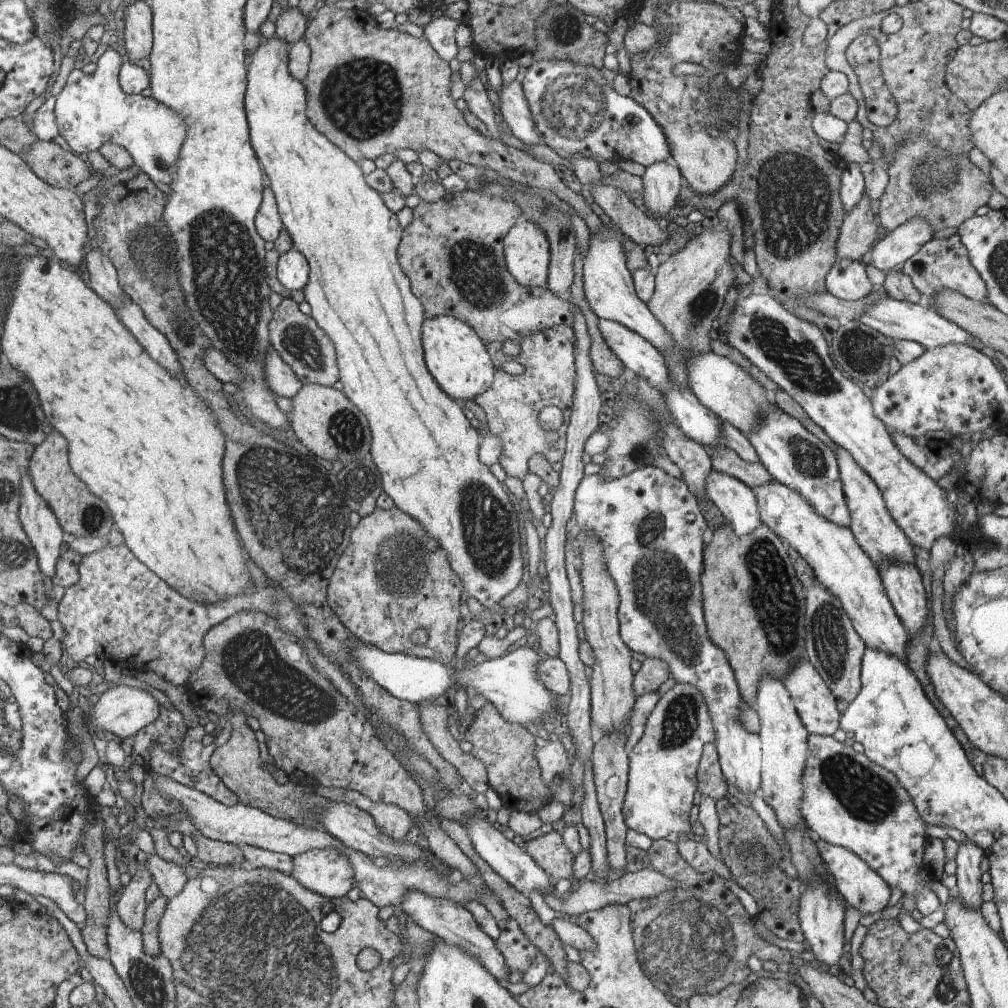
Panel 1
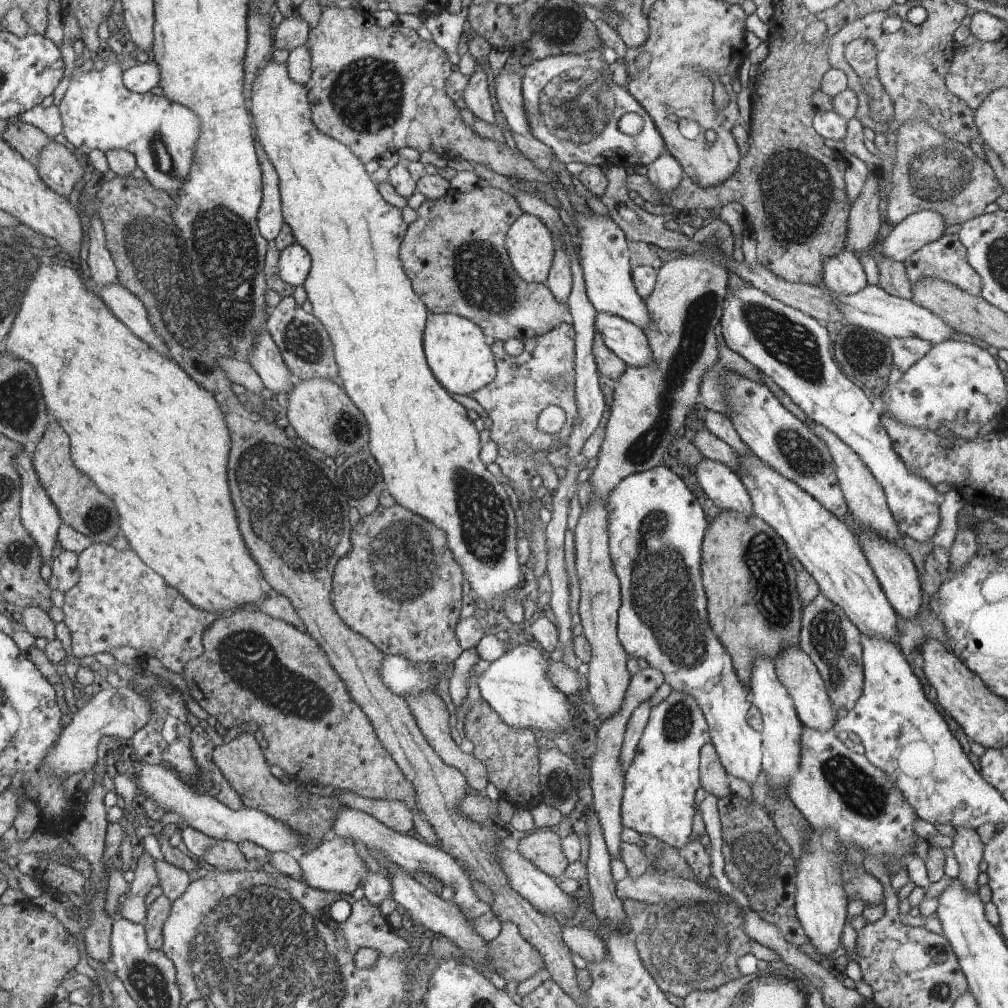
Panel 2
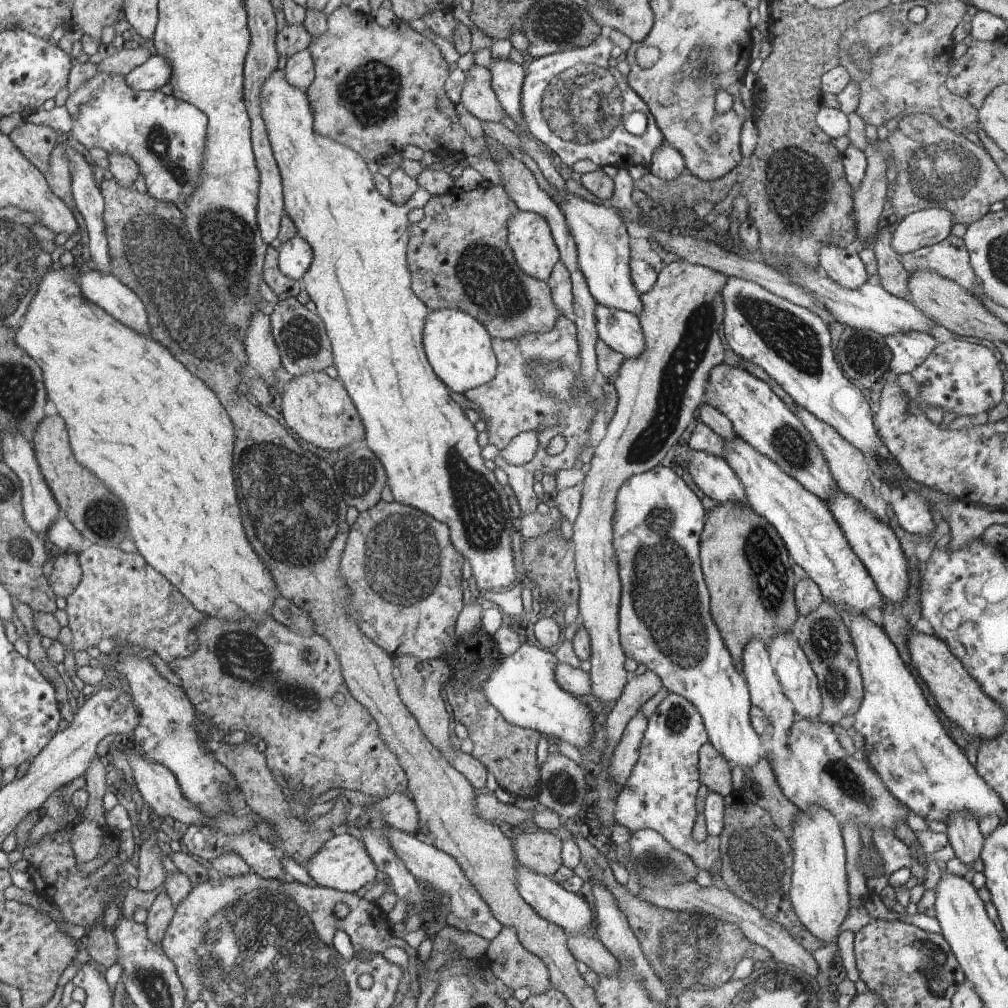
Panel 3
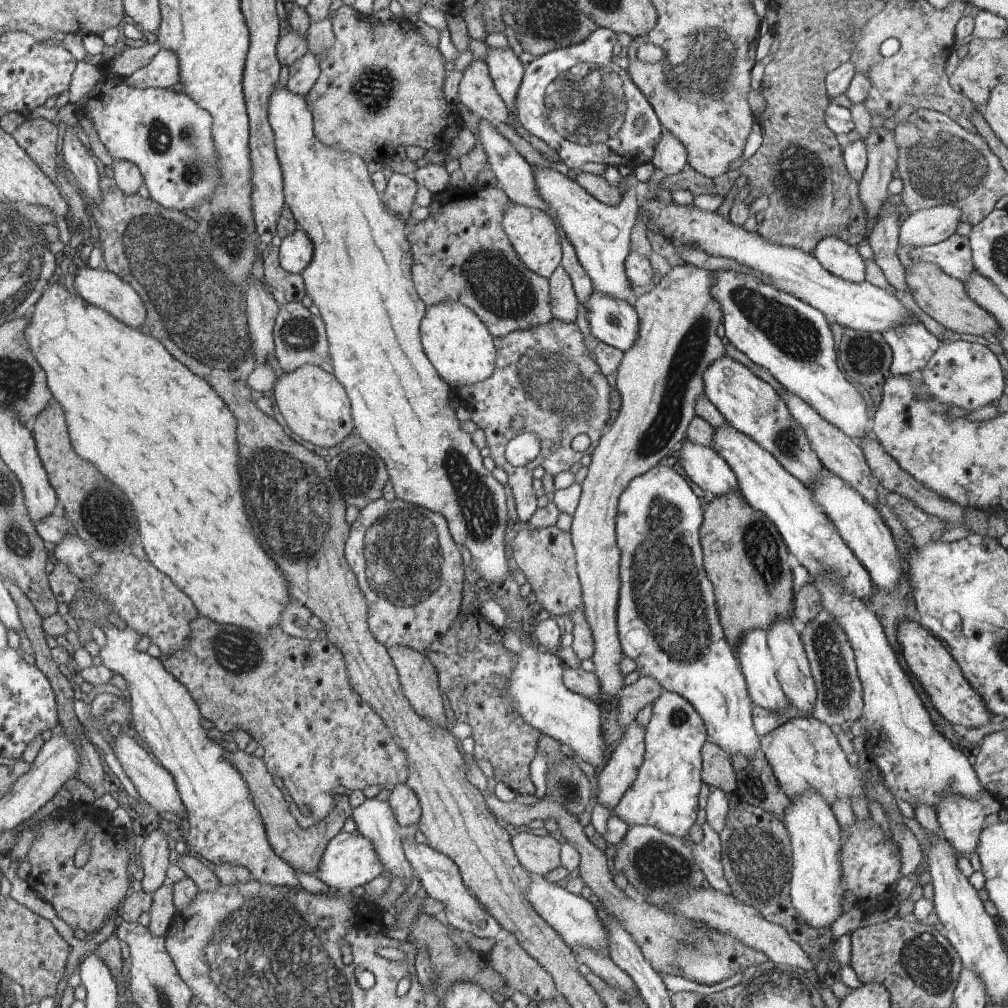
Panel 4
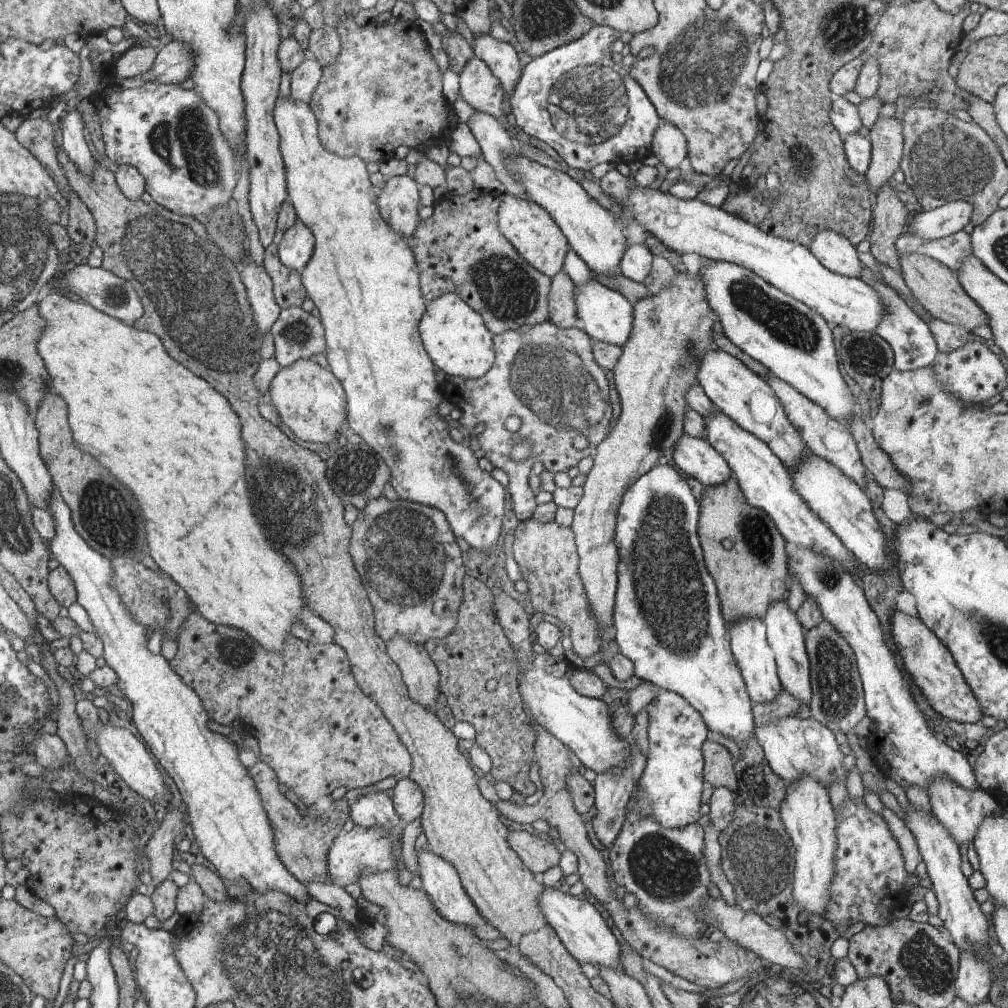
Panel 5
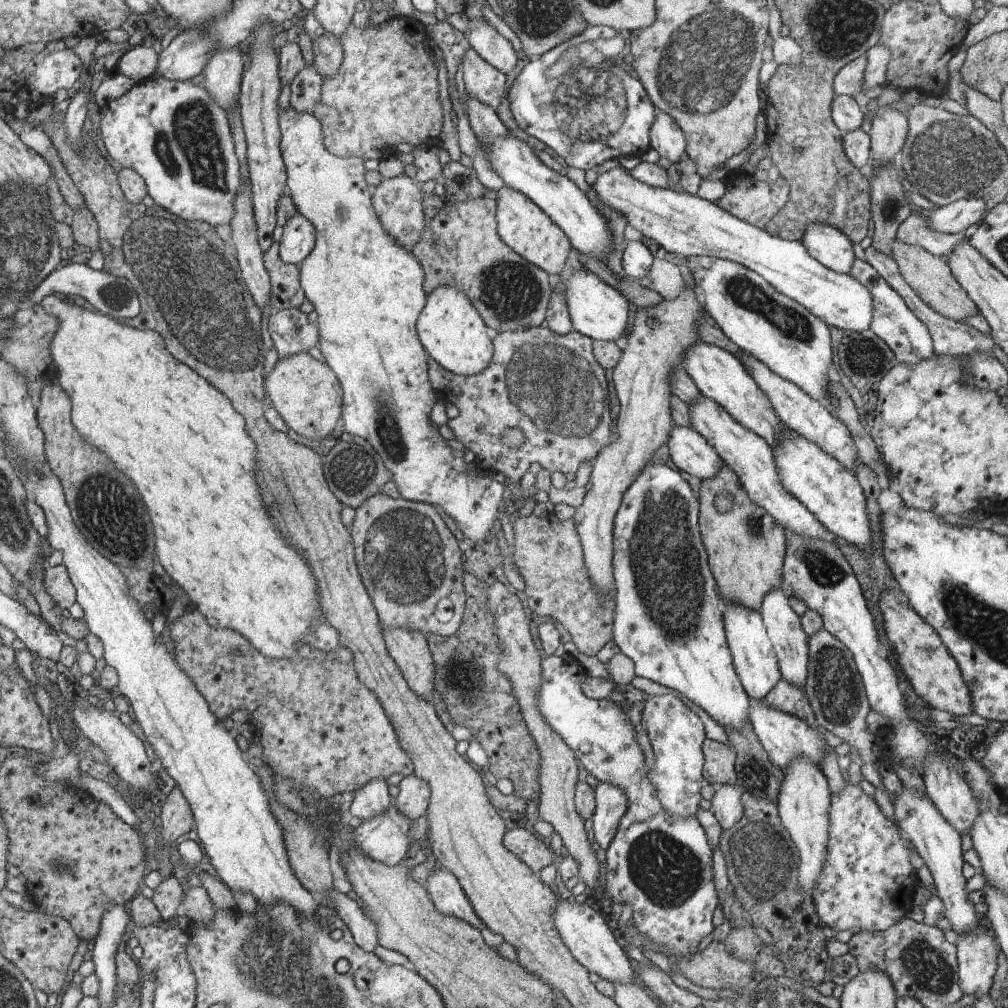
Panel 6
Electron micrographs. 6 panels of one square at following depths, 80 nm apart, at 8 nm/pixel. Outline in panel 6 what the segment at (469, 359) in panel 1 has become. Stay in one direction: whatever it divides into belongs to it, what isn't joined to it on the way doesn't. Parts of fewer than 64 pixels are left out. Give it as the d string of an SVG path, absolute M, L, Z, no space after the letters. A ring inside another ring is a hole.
M440 286L428 296L428 304L418 322L419 340L432 359L454 375L474 376L484 372L491 364L492 340L479 310L466 292L454 286Z

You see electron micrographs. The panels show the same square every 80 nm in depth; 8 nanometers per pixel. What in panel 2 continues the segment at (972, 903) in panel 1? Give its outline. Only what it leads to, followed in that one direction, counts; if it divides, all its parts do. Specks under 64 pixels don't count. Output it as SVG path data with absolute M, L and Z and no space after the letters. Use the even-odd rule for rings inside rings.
M956 827L952 837L954 857L960 865L959 879L964 886L971 891L977 892L977 878L980 874L978 864L982 862L985 844L972 827Z

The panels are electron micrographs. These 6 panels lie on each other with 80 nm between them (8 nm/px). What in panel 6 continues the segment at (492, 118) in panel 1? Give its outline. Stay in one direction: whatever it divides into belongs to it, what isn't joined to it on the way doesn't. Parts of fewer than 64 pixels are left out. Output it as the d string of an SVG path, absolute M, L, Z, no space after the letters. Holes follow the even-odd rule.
M471 47L462 58L461 70L468 97L476 98L496 111L504 97L507 76L484 62Z

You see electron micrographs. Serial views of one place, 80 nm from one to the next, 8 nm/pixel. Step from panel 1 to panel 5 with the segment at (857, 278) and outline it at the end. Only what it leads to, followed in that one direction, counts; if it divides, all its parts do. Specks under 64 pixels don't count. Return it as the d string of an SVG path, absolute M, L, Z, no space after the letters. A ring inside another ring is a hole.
M822 230L807 246L816 259L831 272L848 278L861 278L864 265L857 248L842 234L834 230Z

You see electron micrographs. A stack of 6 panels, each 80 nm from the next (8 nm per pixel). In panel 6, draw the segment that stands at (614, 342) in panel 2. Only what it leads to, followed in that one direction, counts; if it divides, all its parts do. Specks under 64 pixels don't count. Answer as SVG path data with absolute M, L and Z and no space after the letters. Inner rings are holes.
M582 268L565 272L551 280L552 288L564 294L572 318L573 330L594 341L616 342L626 334L630 322L630 302L616 289L603 282L592 271Z

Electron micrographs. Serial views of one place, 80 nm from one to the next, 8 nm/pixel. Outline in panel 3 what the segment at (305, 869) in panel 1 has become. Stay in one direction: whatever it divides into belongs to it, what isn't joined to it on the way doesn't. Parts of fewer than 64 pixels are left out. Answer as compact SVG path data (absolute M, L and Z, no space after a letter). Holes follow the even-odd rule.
M342 832L332 837L310 862L304 865L316 885L336 889L345 893L354 893L380 876L375 861L368 854L362 839Z

